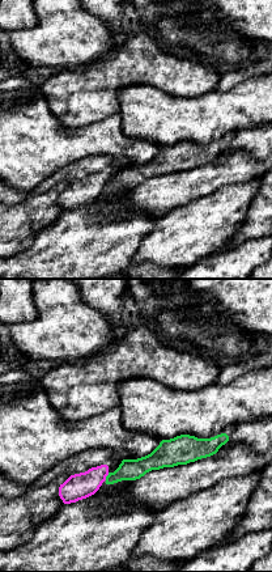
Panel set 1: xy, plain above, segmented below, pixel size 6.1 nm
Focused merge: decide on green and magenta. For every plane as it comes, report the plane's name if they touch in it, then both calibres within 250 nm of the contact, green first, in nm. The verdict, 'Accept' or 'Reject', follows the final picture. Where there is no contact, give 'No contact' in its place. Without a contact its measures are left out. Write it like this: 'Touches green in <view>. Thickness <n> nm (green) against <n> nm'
Touches green in xy. Thickness 130 nm (green) against 160 nm

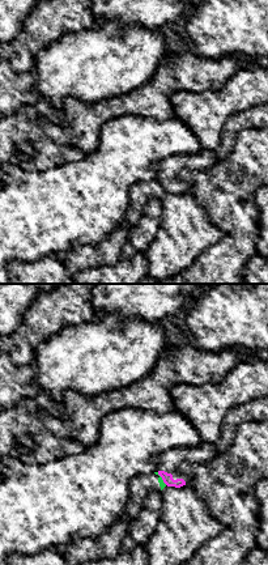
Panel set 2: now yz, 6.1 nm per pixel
Touches green in yz. Thickness 40 nm (green) against 70 nm

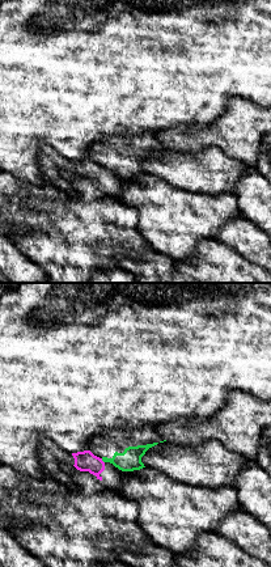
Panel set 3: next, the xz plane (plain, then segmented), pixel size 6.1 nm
Touches green in xz. Thickness 140 nm (green) against 130 nm

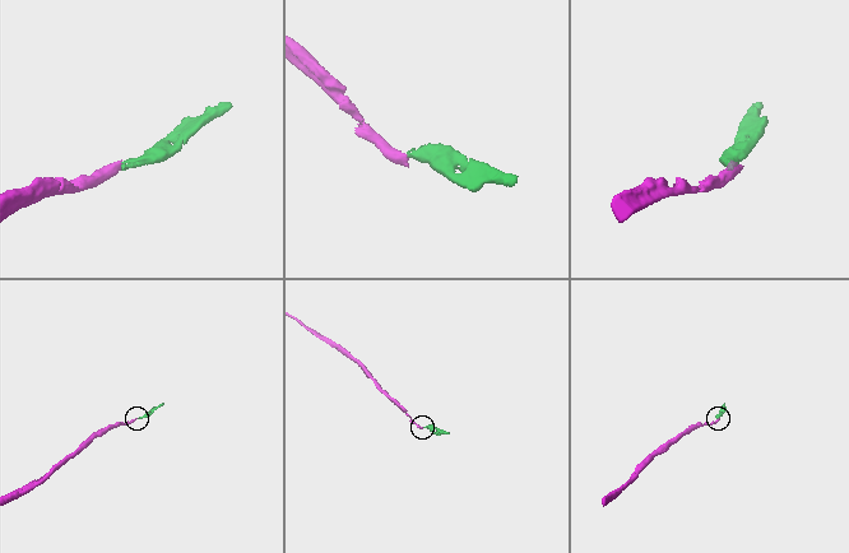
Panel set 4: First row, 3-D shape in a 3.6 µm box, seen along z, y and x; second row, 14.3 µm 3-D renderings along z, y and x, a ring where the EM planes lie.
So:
Reject

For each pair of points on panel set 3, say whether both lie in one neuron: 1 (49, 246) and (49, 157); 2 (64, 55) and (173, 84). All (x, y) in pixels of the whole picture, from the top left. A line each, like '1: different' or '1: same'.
1: different
2: same

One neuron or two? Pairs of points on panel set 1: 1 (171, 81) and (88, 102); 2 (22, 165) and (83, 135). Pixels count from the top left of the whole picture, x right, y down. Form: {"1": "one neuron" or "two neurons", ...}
{"1": "one neuron", "2": "one neuron"}

